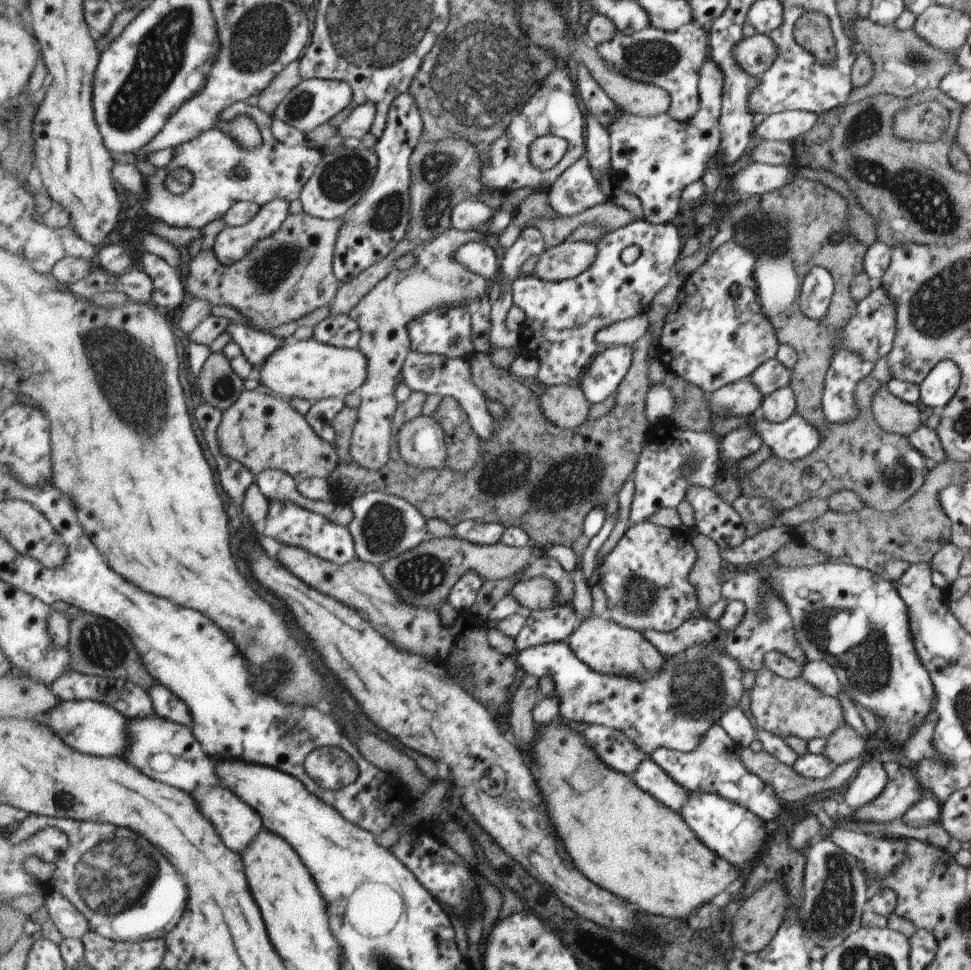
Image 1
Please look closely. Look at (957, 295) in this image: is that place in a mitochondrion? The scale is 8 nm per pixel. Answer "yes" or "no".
yes

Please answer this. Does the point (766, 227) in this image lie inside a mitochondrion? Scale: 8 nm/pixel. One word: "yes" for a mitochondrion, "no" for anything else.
yes

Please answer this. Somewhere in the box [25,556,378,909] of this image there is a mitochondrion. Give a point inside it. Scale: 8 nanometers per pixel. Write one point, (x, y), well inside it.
(101, 647)

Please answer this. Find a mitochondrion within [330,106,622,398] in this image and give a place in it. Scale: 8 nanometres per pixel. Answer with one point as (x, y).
(435, 168)

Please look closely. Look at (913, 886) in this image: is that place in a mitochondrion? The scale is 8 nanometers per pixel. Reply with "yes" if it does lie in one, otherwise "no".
no

